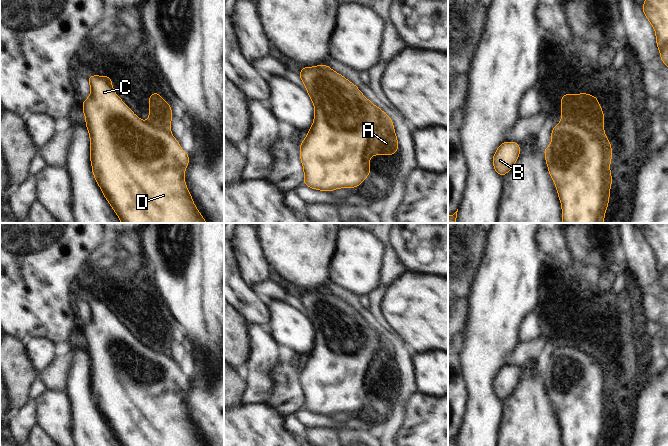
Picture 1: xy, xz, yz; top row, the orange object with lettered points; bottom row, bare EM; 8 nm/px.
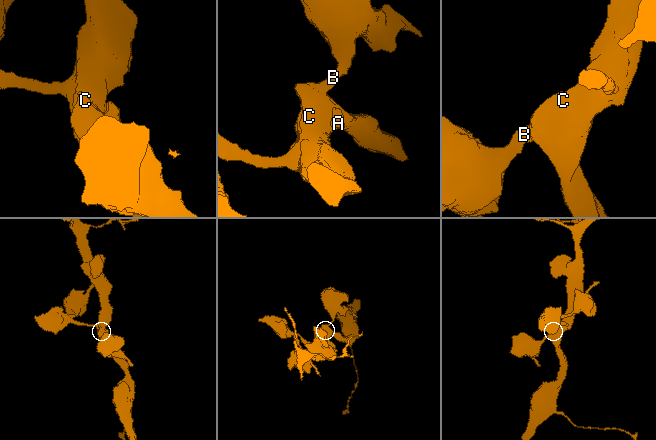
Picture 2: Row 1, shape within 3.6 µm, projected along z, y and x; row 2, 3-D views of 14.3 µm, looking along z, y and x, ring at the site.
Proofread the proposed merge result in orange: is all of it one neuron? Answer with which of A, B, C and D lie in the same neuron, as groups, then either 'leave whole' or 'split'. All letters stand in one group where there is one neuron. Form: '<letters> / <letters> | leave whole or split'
A B C D | leave whole

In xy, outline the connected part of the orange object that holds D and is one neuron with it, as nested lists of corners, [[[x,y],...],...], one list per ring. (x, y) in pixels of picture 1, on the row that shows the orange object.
[[[90,75],[88,81],[91,87],[91,93],[88,99],[82,103],[84,116],[86,118],[86,127],[90,134],[90,160],[92,164],[92,172],[98,186],[101,188],[103,195],[113,208],[122,223],[207,223],[205,218],[192,201],[192,196],[188,192],[188,188],[184,181],[184,171],[189,164],[189,154],[184,152],[180,147],[178,140],[171,135],[170,122],[173,118],[172,109],[167,101],[154,91],[149,97],[149,121],[145,122],[138,118],[130,108],[118,97],[112,88],[112,80],[109,76]]]

